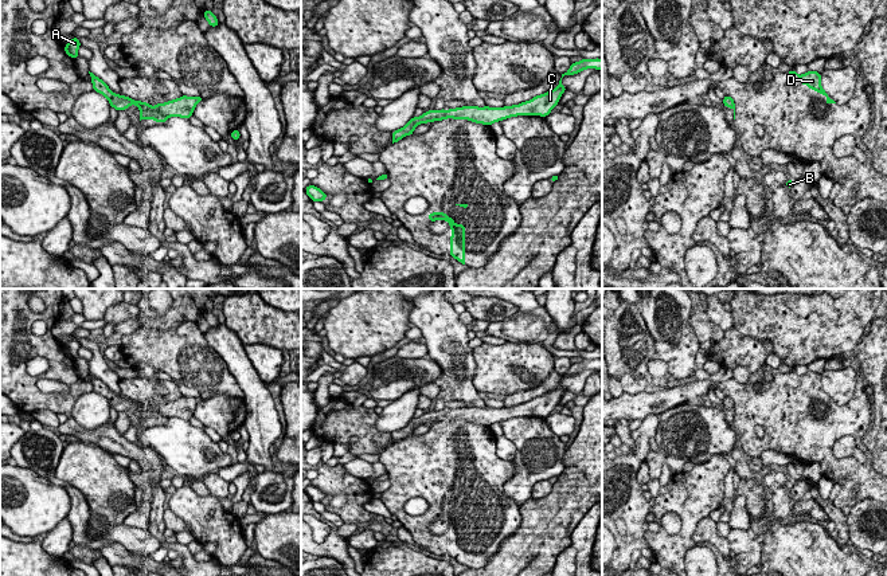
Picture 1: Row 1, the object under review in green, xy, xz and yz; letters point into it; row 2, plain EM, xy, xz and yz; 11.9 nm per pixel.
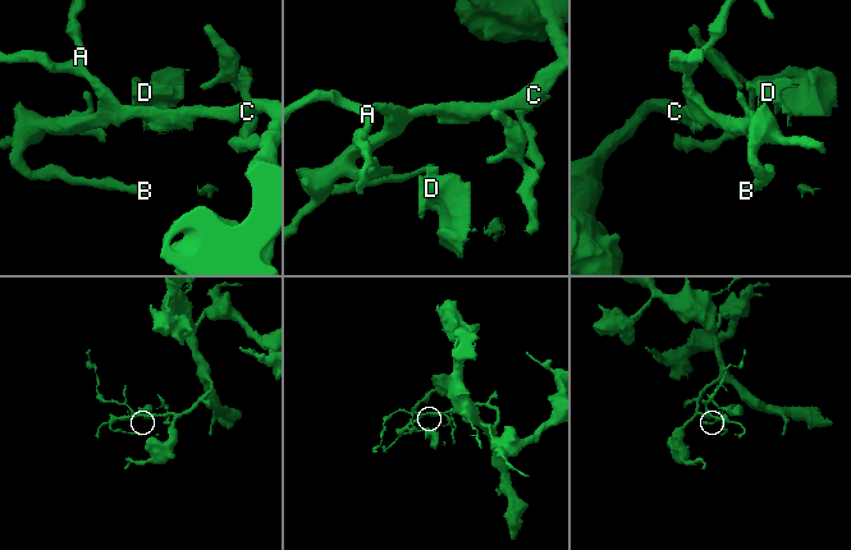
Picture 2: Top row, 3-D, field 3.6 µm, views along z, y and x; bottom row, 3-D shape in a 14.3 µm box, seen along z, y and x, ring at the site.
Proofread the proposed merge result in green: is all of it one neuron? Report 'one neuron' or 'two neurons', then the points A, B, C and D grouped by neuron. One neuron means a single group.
two neurons; groups A B C / D

